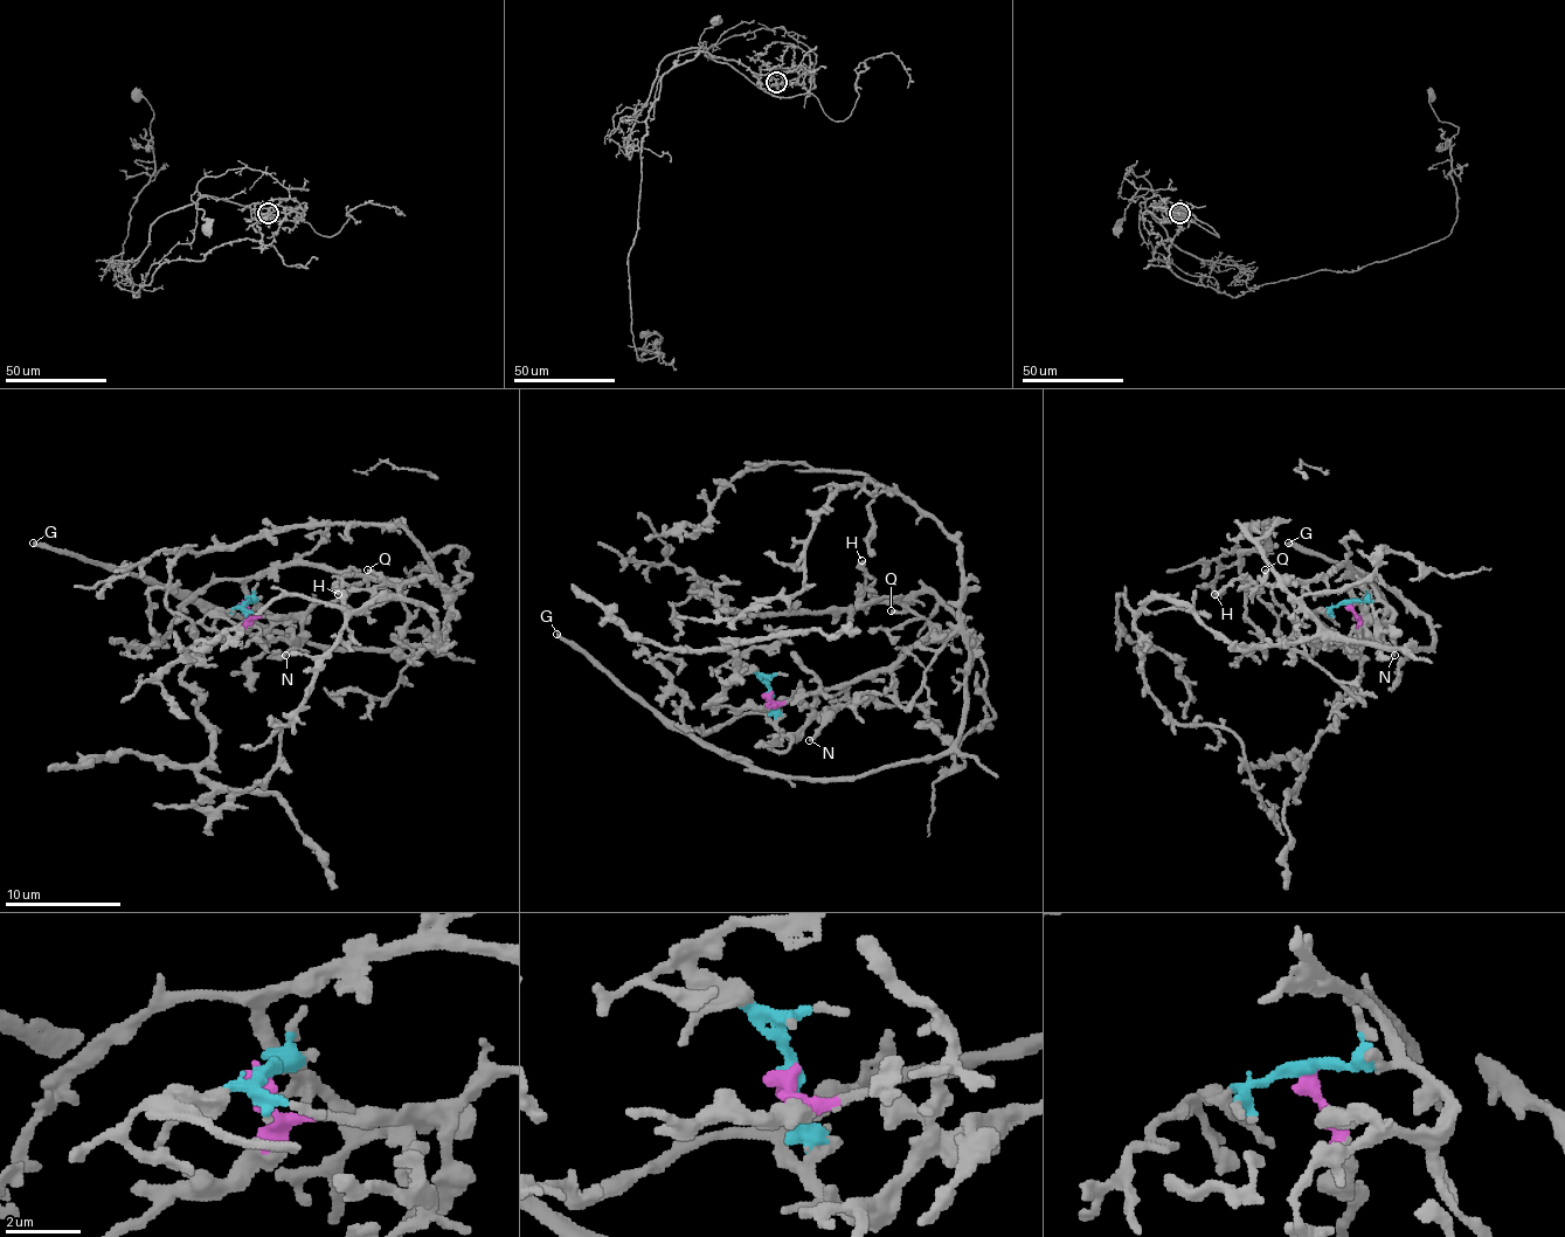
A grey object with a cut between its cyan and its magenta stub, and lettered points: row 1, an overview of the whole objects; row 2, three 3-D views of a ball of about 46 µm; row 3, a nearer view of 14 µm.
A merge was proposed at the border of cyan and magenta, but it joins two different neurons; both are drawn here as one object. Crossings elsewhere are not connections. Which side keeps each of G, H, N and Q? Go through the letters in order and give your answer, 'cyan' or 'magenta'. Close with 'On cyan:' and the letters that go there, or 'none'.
G: cyan
H: cyan
N: magenta
Q: cyan
On cyan: G, H, Q

